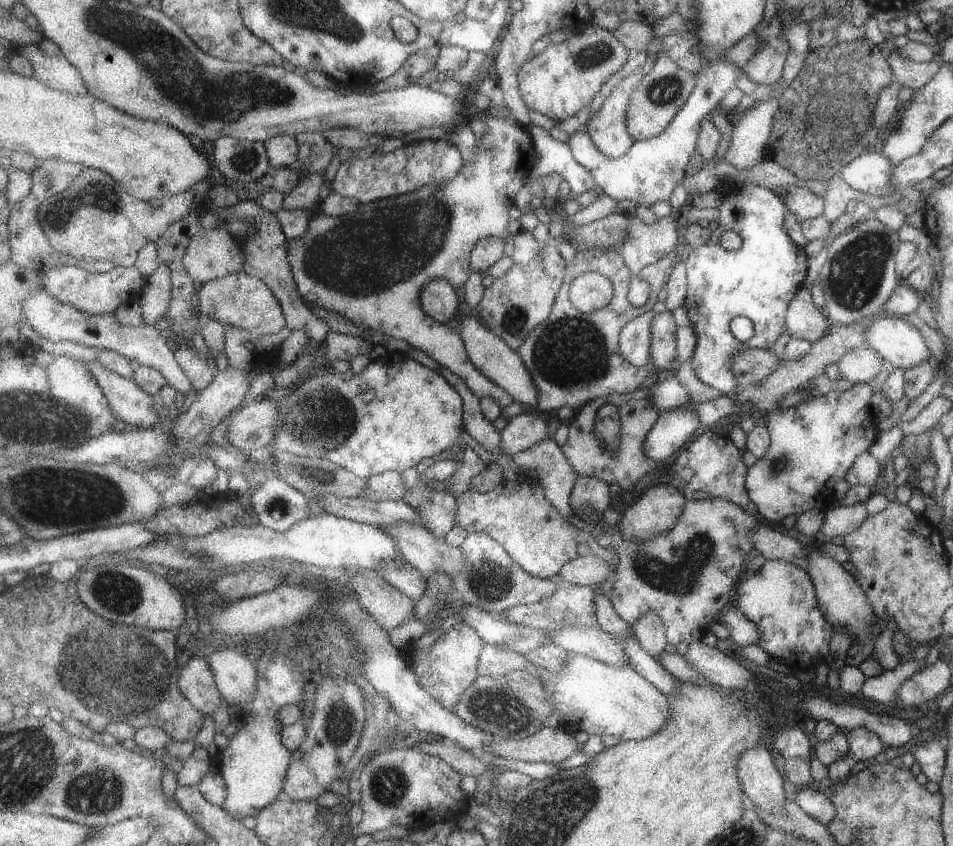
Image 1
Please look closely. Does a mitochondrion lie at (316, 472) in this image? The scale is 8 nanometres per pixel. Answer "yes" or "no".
yes

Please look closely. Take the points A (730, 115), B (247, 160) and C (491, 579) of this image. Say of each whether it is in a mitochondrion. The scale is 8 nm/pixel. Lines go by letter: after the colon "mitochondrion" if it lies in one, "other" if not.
A: other
B: mitochondrion
C: mitochondrion

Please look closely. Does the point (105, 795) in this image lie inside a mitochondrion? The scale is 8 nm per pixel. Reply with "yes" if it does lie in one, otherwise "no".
yes

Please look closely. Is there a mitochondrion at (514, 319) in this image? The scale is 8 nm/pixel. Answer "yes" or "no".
yes

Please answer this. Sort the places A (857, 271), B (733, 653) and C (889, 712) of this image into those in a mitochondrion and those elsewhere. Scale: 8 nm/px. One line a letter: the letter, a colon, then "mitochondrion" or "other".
A: mitochondrion
B: other
C: other

